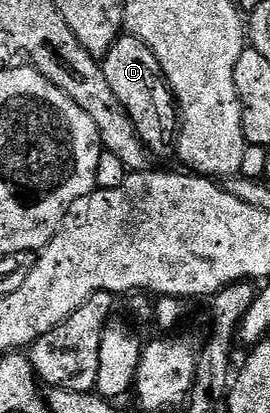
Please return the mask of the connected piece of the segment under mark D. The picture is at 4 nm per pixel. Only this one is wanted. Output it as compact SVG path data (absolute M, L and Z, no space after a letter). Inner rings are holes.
M130 34L120 35L103 57L101 64L106 81L118 100L125 106L138 136L152 155L165 156L174 151L177 142L179 115L174 95L156 56L141 39Z

